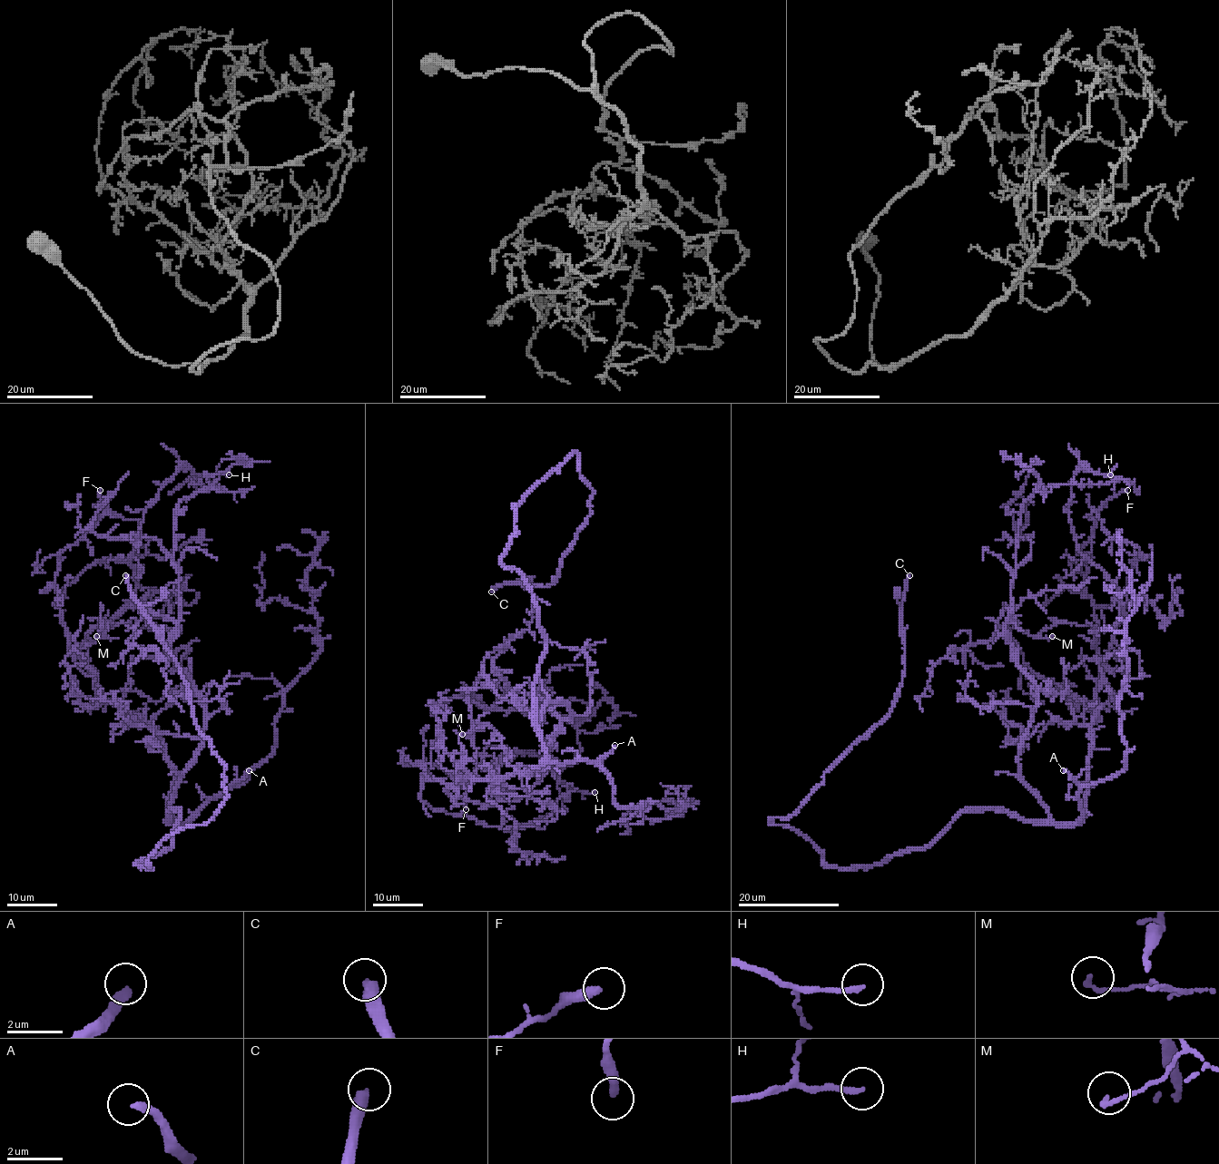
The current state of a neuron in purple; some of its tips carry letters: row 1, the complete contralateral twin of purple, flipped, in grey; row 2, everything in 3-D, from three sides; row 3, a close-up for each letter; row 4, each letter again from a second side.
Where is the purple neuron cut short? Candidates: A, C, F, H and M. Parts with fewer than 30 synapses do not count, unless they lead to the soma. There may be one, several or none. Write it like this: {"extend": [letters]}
{"extend": ["A", "C"]}

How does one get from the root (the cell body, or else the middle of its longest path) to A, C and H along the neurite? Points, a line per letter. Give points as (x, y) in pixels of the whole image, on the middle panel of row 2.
A: (539, 661), (535, 684), (536, 734), (544, 752), (553, 761), (559, 763), (597, 761), (614, 745)
C: (539, 661), (533, 590), (502, 557), (514, 505), (575, 451), (591, 514), (559, 573), (491, 591)
H: (539, 661), (540, 769), (447, 790), (499, 802), (496, 765), (521, 751), (594, 792)

